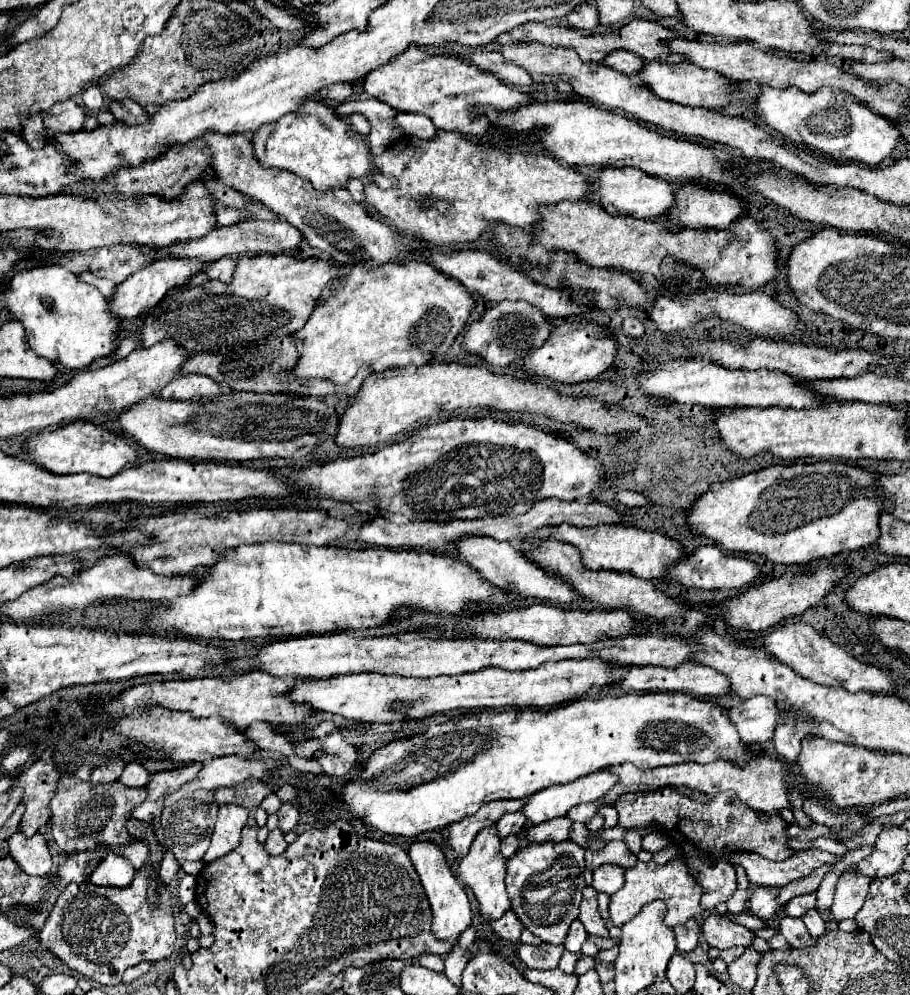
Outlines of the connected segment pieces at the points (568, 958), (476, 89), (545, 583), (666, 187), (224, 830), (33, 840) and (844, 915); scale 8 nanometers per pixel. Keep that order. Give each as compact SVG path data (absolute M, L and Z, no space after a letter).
M563 952L563 956L560 958L559 968L566 974L575 973L575 965L577 960L583 956L583 952L577 952L577 954L571 954L571 952Z
M409 46L403 54L393 58L381 68L375 68L363 78L363 90L393 110L425 114L433 120L433 124L441 130L457 130L473 138L499 138L503 132L491 130L487 118L483 116L485 106L493 106L497 110L517 108L533 98L529 94L517 92L513 86L503 84L489 72L481 72L479 68L463 62L455 56L431 56L425 52L417 52L415 46Z
M467 534L455 540L455 548L459 550L465 562L475 566L489 582L493 582L499 588L507 588L515 594L521 594L523 598L539 598L539 600L551 600L561 604L573 604L575 600L579 600L579 594L575 594L575 590L569 584L561 582L555 576L547 576L547 572L543 572L537 564L527 560L511 542L499 542L495 538Z
M605 168L601 176L595 180L595 190L599 194L603 208L609 214L651 218L651 216L661 216L675 206L675 190L669 182L633 168Z
M221 804L219 806L219 818L215 822L211 846L203 858L205 862L225 856L239 844L241 830L247 824L247 816L249 816L249 812L237 804Z
M15 832L15 836L9 840L9 854L23 868L23 872L31 876L43 876L51 872L51 852L47 848L47 840L41 834L27 838L23 832Z
M849 868L843 872L843 876L837 882L837 892L835 892L835 900L831 906L831 914L835 920L847 920L853 918L867 896L871 878L863 876L863 874L855 874L855 868Z

